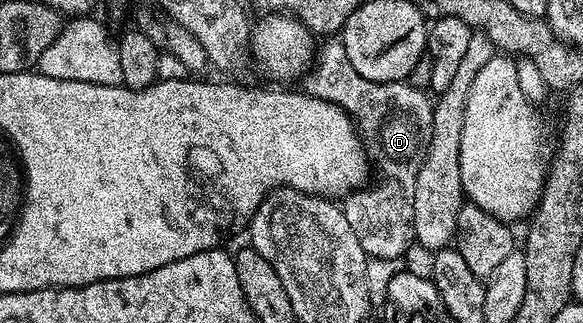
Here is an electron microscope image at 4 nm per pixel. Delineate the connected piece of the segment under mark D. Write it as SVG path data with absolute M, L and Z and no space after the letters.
M343 42L325 43L328 44L321 51L319 48L315 52L314 62L303 76L303 94L338 105L351 117L375 174L376 171L380 174L376 183L374 179L359 191L344 196L342 206L346 222L350 224L350 229L354 229L354 237L358 237L369 257L399 260L415 240L415 181L418 180L431 139L433 100L428 100L408 81L366 81L366 77L362 77L362 73L350 65Z

